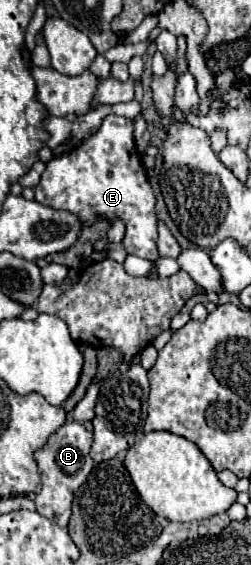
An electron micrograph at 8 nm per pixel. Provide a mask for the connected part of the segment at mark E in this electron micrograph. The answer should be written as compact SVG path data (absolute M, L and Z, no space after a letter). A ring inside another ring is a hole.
M109 115L103 119L99 131L91 135L85 143L75 147L69 153L63 153L53 157L47 163L45 173L41 175L41 183L35 189L35 201L41 205L47 205L51 209L65 209L69 213L75 213L79 217L81 225L89 227L97 219L103 219L107 223L113 223L115 219L121 219L125 223L125 237L123 245L129 255L137 255L143 259L155 261L159 257L157 253L157 217L155 217L155 195L151 191L151 185L147 181L145 167L141 163L141 157L135 149L133 141L133 121L117 115Z

